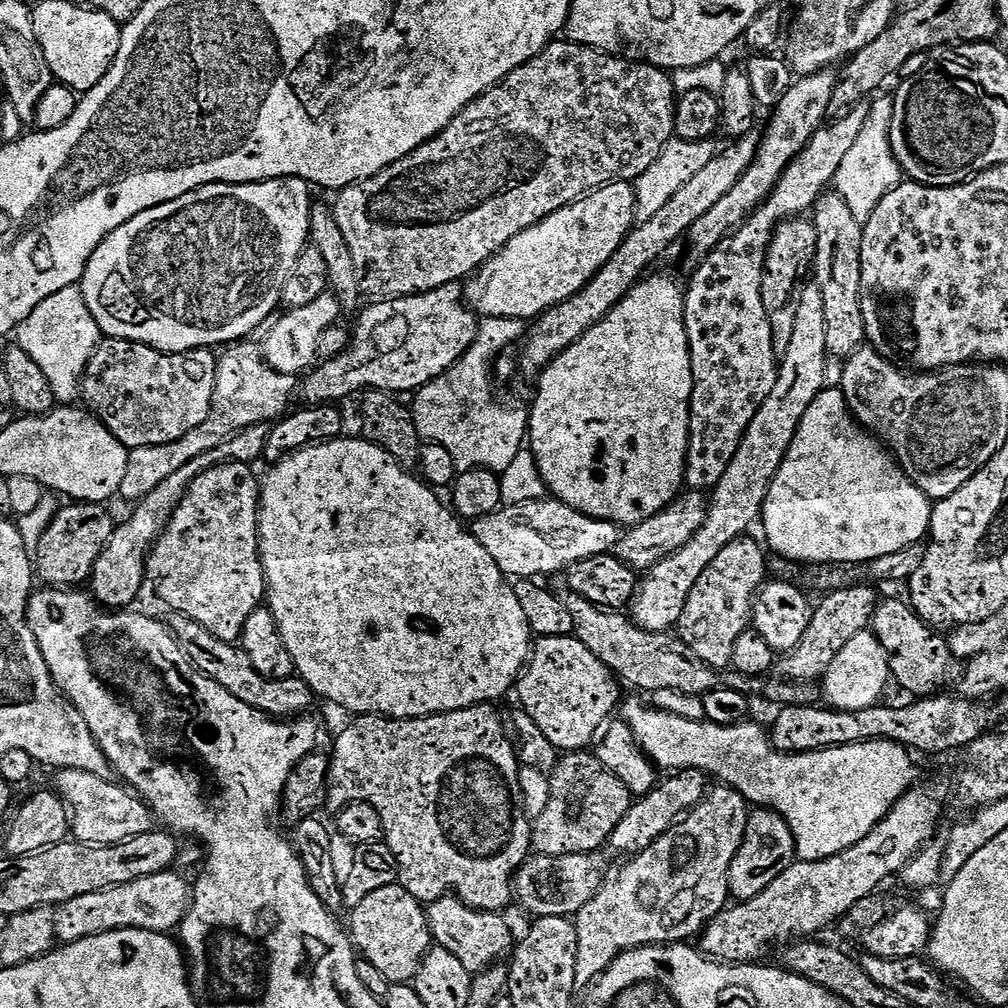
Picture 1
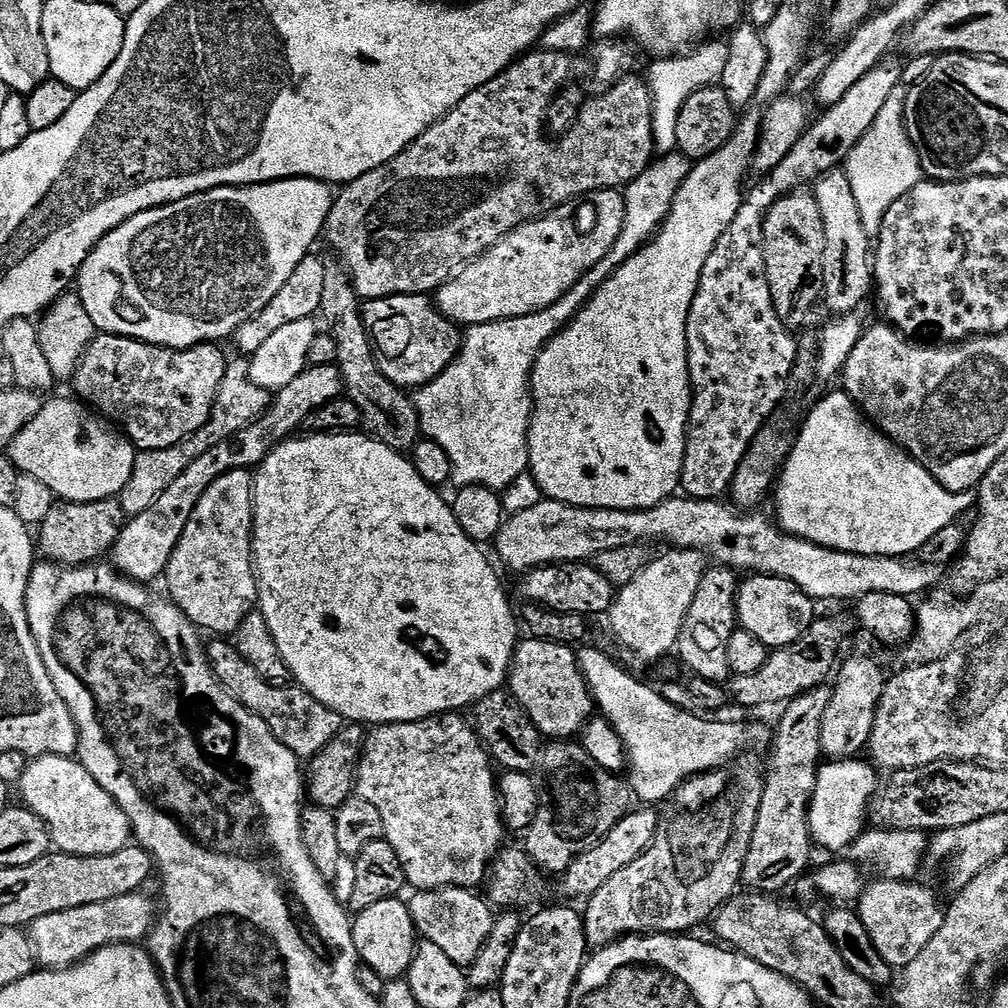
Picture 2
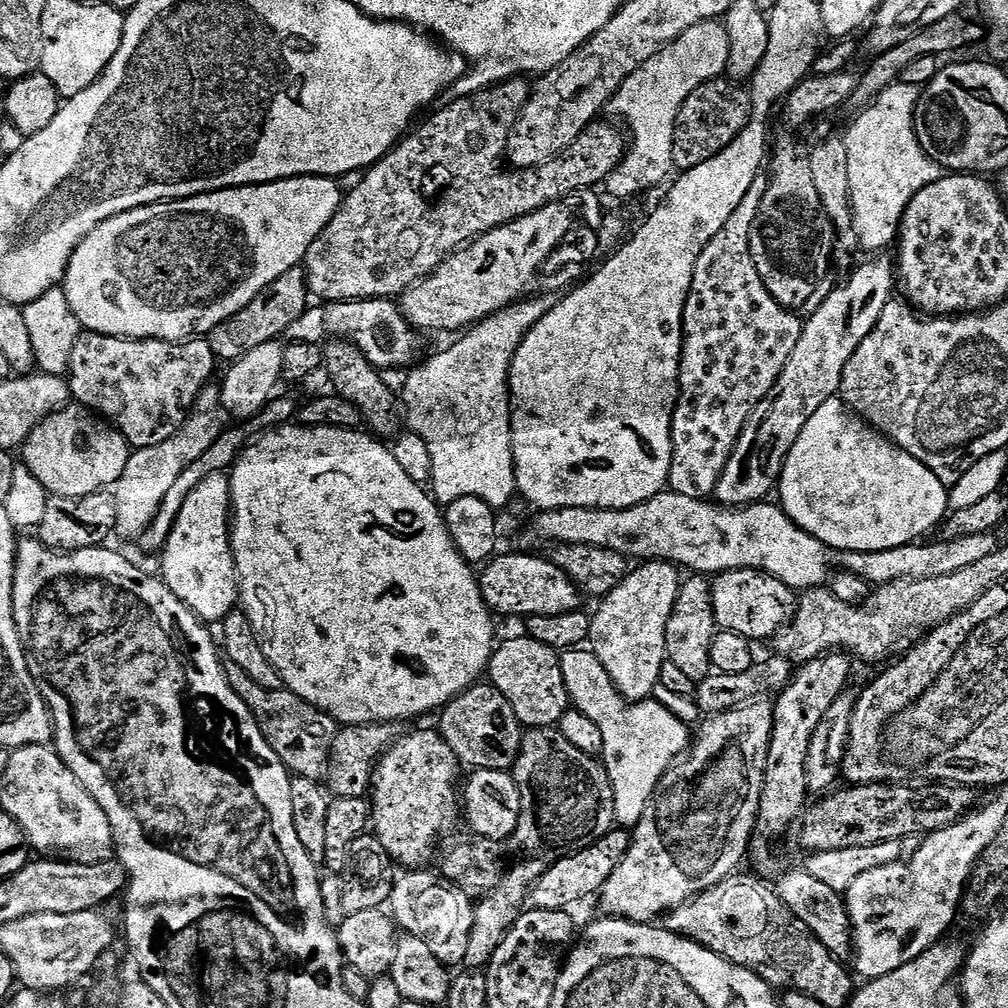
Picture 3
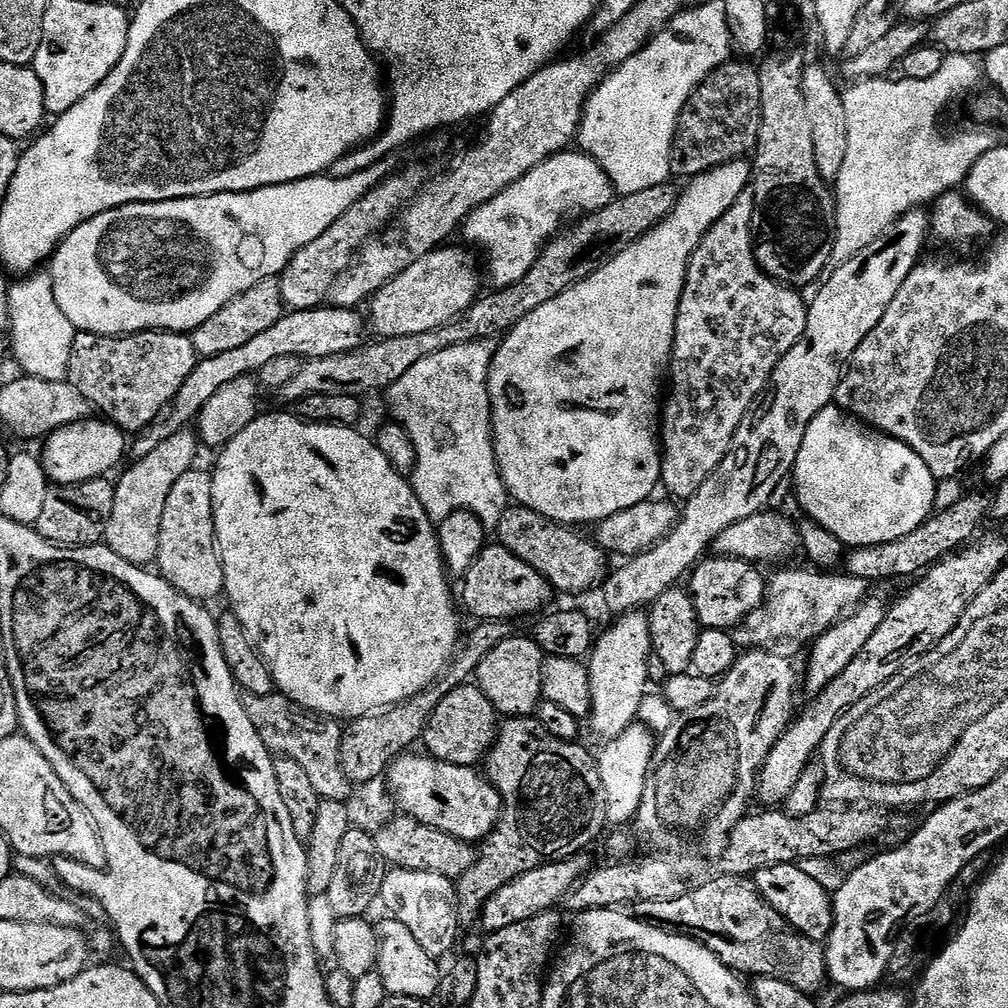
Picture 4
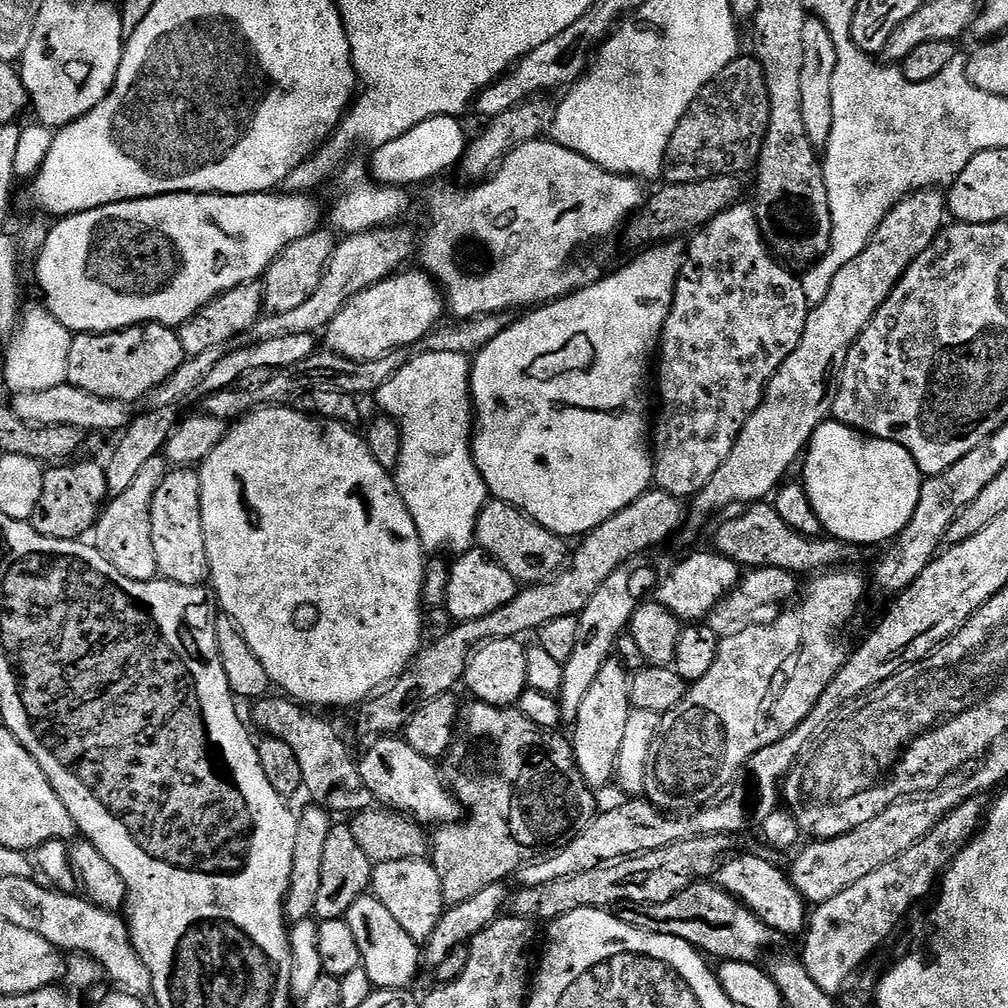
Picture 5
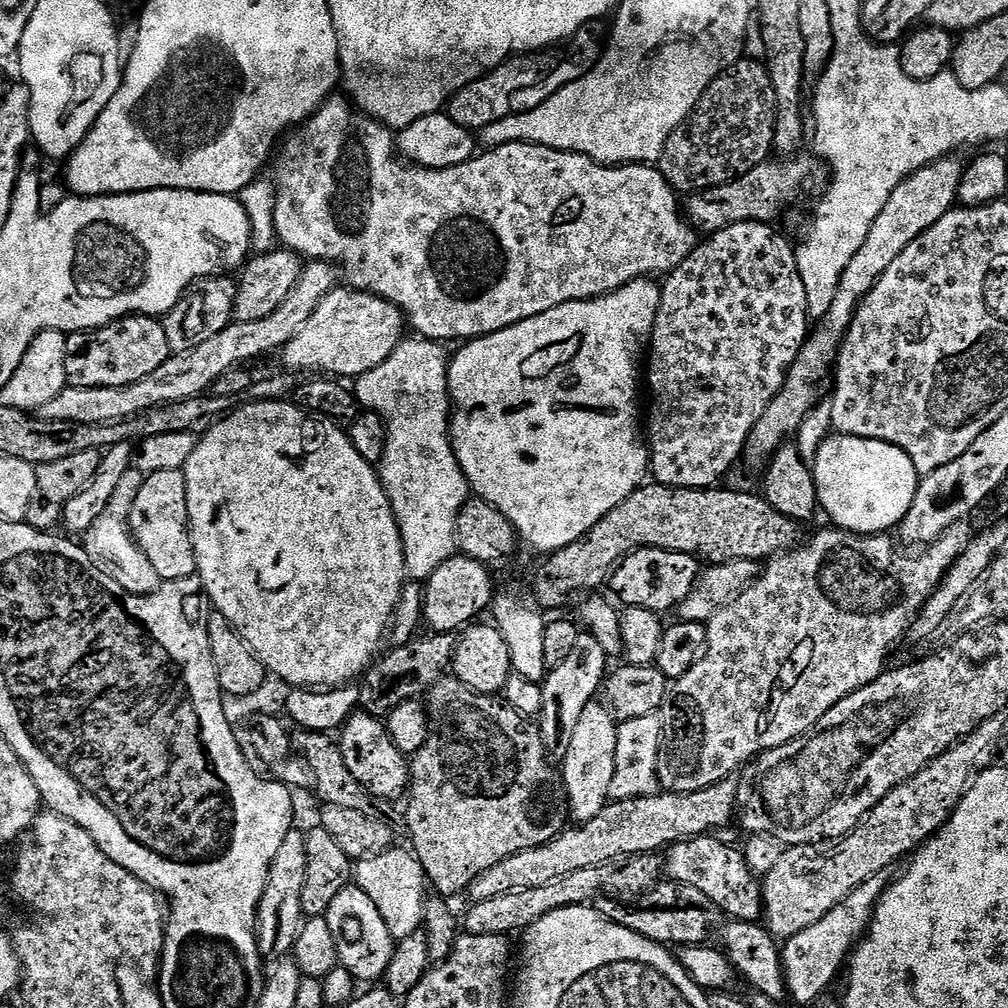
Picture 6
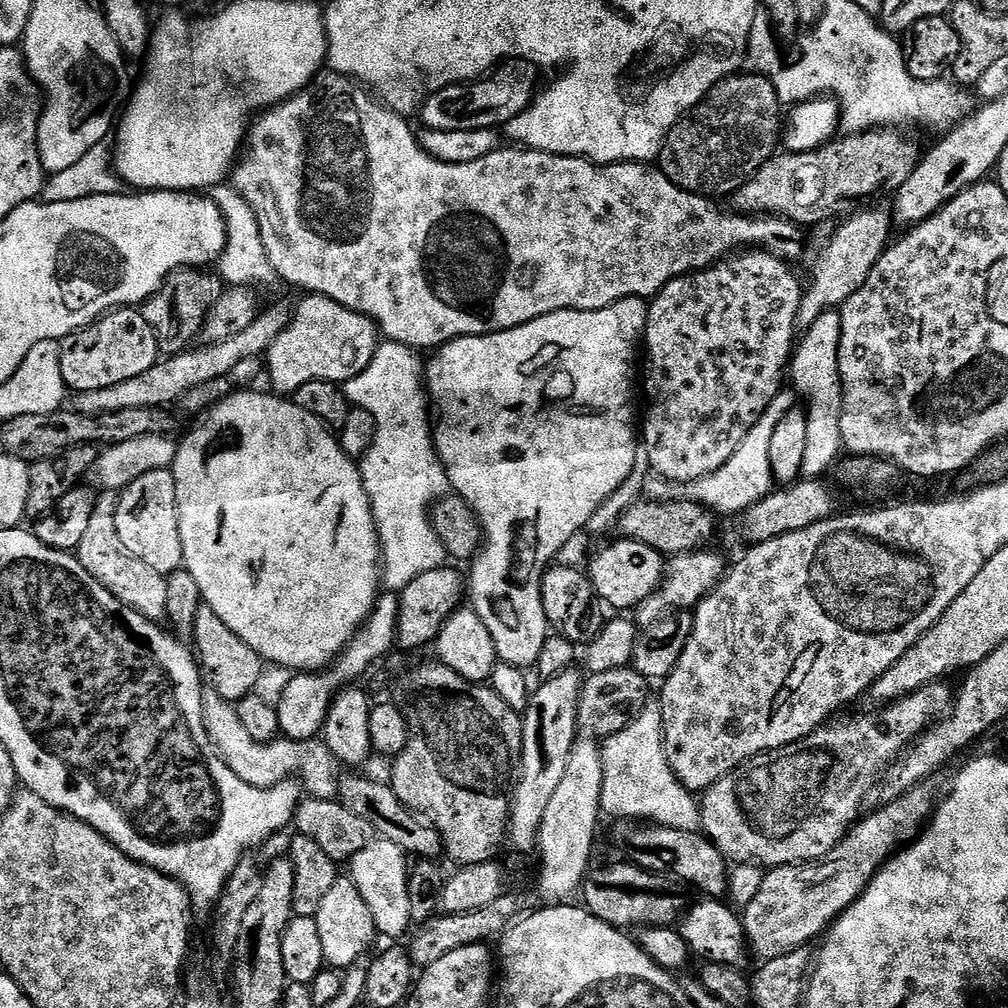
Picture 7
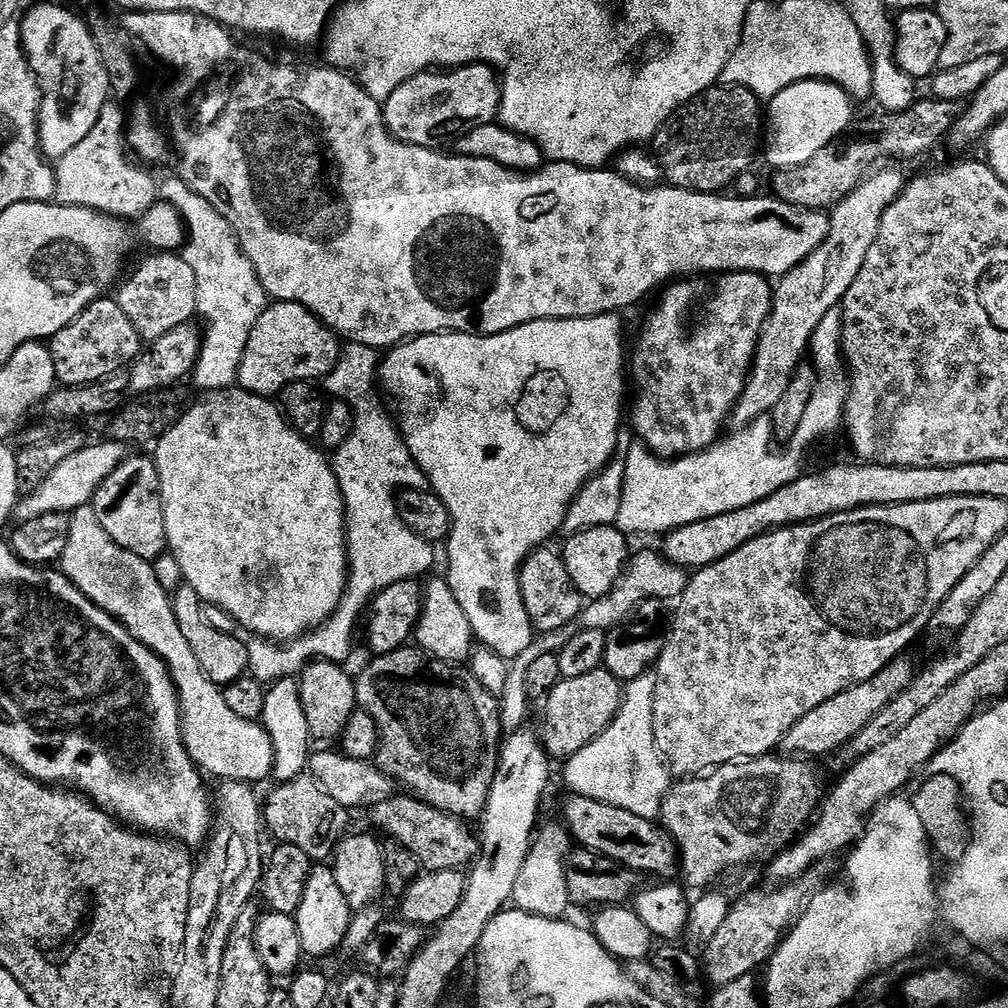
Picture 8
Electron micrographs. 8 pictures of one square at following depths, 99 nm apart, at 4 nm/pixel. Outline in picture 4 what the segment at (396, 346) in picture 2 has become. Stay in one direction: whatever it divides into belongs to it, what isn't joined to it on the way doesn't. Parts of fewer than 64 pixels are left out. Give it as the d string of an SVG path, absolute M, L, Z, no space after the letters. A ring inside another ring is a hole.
M331 306L301 312L288 310L282 318L278 318L278 322L274 322L274 326L270 326L270 330L250 338L250 342L243 346L237 346L235 350L226 350L226 354L214 354L197 359L194 374L190 374L186 382L182 382L182 390L178 390L178 394L165 406L164 413L149 428L135 433L130 444L131 459L138 461L146 458L146 454L151 454L157 446L162 446L166 438L174 438L174 434L185 431L191 425L188 423L191 420L193 423L199 417L202 406L206 406L206 402L210 402L210 398L214 398L214 394L218 394L222 386L230 386L230 382L243 376L258 374L266 366L266 362L271 362L274 358L297 356L301 361L306 361L315 357L352 352L361 347L365 341L363 338L366 322L365 319L363 322L360 314L355 309Z

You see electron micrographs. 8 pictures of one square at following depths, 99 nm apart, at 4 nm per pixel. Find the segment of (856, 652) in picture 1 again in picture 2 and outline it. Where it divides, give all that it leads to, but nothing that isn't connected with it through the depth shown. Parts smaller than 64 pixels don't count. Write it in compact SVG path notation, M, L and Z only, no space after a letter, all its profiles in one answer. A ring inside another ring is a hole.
M852 658L844 663L844 661L841 663L841 666L837 669L834 681L836 680L834 686L831 687L831 698L830 702L827 703L826 711L824 711L824 714L822 716L822 734L820 735L820 749L821 753L828 757L829 759L835 760L835 759L847 759L847 758L854 758L857 757L860 752L862 752L868 744L868 738L870 733L872 733L873 730L873 719L876 717L876 704L881 698L881 692L884 689L885 683L886 683L886 674L883 673L881 668L872 660L868 658Z

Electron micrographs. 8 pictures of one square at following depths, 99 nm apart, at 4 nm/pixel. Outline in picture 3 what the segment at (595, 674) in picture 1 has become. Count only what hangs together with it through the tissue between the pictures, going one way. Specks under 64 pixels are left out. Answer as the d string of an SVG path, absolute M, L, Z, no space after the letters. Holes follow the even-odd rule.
M521 634L517 640L508 640L492 653L487 675L490 682L514 706L525 729L550 728L559 725L562 714L570 707L568 691L562 678L561 653L555 648Z

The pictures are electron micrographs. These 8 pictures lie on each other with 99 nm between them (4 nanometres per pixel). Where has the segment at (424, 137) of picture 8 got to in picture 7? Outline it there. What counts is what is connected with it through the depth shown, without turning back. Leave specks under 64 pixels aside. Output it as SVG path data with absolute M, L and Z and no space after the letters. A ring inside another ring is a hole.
M509 58L497 63L487 74L463 84L447 84L425 99L422 105L424 128L434 130L499 129L507 126L518 114L527 110L537 95L537 69L527 60Z

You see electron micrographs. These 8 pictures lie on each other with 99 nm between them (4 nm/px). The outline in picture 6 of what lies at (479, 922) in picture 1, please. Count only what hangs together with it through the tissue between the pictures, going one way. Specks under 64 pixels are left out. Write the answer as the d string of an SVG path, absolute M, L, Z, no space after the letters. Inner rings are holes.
M393 846L387 852L377 856L368 856L364 860L355 861L354 864L355 887L361 888L366 894L366 898L370 898L370 902L374 902L374 906L378 906L378 914L382 914L392 939L397 942L406 939L407 936L415 932L421 931L422 925L425 923L426 894L424 894L424 891L429 891L430 888L424 875L424 867L420 865L420 859L409 851L407 847L405 848Z

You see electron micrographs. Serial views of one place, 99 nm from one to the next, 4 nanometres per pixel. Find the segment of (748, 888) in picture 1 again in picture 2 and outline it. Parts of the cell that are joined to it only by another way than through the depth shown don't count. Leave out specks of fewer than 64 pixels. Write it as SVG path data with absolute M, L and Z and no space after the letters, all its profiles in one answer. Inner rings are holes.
M827 687L811 688L801 696L783 705L776 732L770 736L768 772L763 773L764 789L758 806L758 818L754 822L754 834L750 838L750 850L744 859L743 883L749 884L756 894L776 894L779 888L807 873L808 859L814 851L814 843L808 829L808 807L816 784L817 769L822 764L820 735L822 716L830 702L831 691Z

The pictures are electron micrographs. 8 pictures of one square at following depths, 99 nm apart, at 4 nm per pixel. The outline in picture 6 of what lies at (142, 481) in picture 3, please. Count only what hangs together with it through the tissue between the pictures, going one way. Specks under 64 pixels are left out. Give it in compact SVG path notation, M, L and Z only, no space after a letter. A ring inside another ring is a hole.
M130 470L118 482L118 490L114 490L114 498L110 500L110 506L102 510L98 522L90 526L90 530L82 537L82 546L86 554L98 565L98 567L110 578L114 578L124 587L124 591L133 592L136 596L149 596L150 593L160 589L161 579L158 570L150 566L150 558L146 558L144 551L136 543L130 521L132 507L136 504L136 495L142 483L141 473Z

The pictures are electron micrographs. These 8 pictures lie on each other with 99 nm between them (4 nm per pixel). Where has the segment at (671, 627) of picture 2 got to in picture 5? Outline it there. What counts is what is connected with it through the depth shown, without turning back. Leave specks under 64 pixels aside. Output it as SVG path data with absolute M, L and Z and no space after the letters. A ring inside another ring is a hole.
M608 660L602 670L598 670L598 678L594 678L590 694L582 698L582 710L578 710L578 718L573 727L576 729L573 730L572 736L570 735L580 773L593 790L601 790L600 788L606 787L608 783L613 783L618 750L622 750L622 738L626 734L626 722L634 712L630 672L627 672L618 660Z

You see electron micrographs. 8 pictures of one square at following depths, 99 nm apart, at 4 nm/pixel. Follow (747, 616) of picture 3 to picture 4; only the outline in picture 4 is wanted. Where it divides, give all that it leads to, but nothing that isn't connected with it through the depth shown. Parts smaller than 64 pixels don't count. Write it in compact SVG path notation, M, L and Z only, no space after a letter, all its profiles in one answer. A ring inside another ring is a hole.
M713 555L712 560L708 559L701 559L697 563L686 584L694 602L694 610L700 619L701 629L735 629L752 611L763 604L766 576L759 572L761 569L751 560L737 560L734 556L718 555Z

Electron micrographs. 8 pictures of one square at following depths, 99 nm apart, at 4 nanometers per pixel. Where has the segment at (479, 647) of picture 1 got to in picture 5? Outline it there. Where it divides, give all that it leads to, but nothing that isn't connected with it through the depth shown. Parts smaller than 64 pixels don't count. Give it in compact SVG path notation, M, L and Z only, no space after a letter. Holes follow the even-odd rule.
M292 406L257 408L241 416L225 431L220 445L199 465L198 471L202 534L206 538L211 591L219 607L240 627L250 650L258 654L258 662L262 662L273 685L285 697L317 709L352 708L355 704L363 705L408 671L422 647L420 639L424 636L426 553L418 538L418 526L414 526L414 518L410 518L410 510L406 510L406 502L402 502L402 494L396 489L393 473L374 462L368 441L361 433L359 436L347 424L306 416Z

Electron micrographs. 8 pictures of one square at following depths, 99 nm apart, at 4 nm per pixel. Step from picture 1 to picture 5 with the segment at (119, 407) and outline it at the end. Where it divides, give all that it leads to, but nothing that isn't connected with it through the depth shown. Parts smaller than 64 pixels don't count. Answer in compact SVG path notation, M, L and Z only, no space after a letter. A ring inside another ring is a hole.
M136 324L120 332L81 332L72 338L67 383L73 384L78 390L86 390L86 394L132 406L135 400L143 396L144 399L151 397L160 384L184 364L185 359L179 331L167 328L164 324Z

